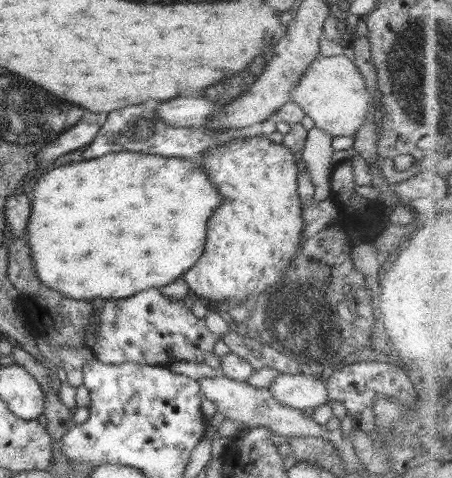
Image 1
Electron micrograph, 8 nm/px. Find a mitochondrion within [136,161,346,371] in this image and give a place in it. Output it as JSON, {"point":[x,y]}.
{"point":[299,316]}

